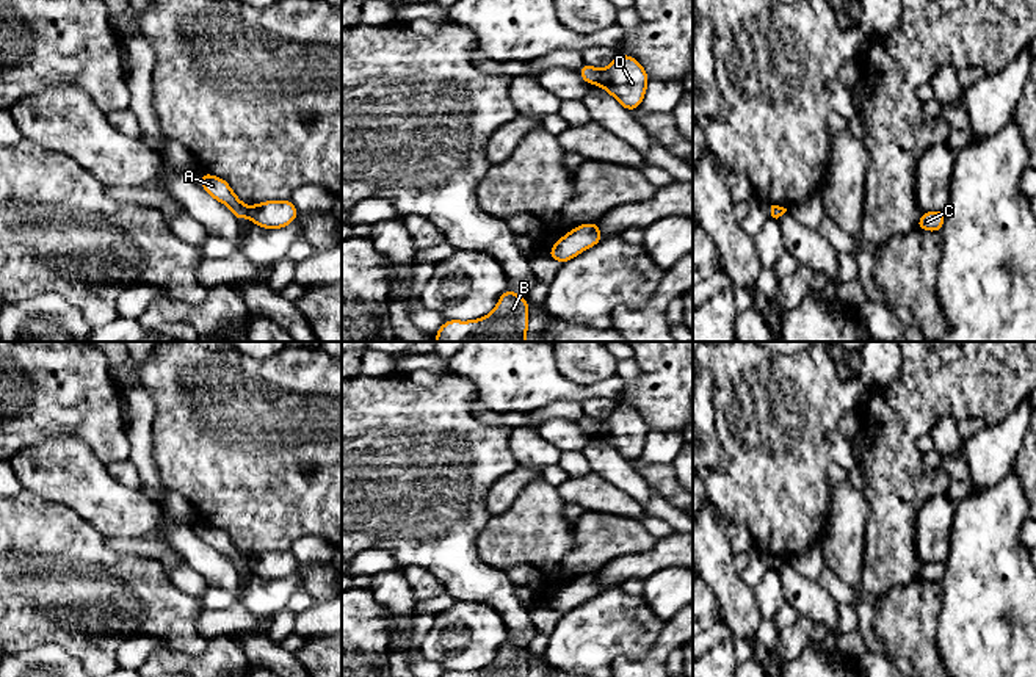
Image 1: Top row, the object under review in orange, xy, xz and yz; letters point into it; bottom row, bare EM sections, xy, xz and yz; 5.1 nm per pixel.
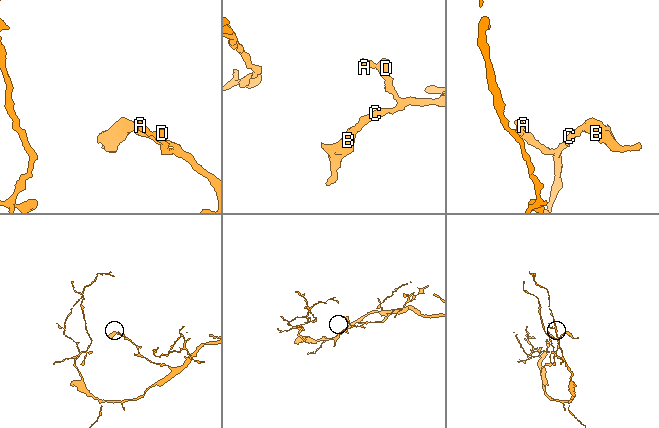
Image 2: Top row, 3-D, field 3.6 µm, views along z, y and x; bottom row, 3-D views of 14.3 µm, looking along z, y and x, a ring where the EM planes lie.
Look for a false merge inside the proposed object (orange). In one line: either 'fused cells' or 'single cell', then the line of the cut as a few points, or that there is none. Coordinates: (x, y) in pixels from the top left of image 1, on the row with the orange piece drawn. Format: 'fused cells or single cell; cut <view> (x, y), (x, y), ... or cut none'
fused cells; cut xz (601, 71), (597, 82)

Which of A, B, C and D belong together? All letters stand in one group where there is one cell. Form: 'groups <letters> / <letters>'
groups A / B C D

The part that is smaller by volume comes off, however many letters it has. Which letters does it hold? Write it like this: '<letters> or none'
A

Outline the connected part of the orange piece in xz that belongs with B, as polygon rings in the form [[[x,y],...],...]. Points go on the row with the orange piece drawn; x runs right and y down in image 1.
[[[511,287],[492,313],[473,321],[447,320],[436,332],[437,342],[527,342],[528,301]]]

